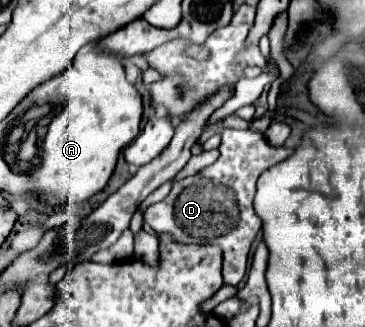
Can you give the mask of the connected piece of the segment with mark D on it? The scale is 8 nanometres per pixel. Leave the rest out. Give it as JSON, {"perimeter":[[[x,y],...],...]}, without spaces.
{"perimeter":[[[224,128],[220,132],[220,140],[220,158],[212,166],[202,168],[198,174],[172,184],[170,194],[144,212],[144,222],[150,224],[156,234],[170,234],[180,244],[212,242],[220,246],[224,252],[224,284],[236,286],[246,272],[252,240],[262,228],[262,220],[254,210],[256,180],[264,170],[292,156],[294,150],[288,146],[268,144],[264,134],[256,130]]]}

